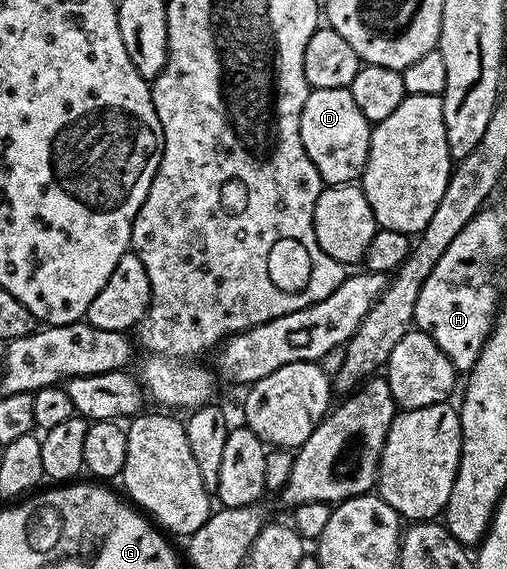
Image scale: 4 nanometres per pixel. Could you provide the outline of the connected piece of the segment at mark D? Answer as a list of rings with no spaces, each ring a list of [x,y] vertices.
[[[343,88],[310,89],[303,104],[303,116],[299,120],[299,132],[303,148],[315,164],[325,186],[348,186],[356,183],[365,173],[369,159],[369,135],[371,123],[355,104],[355,96]]]

